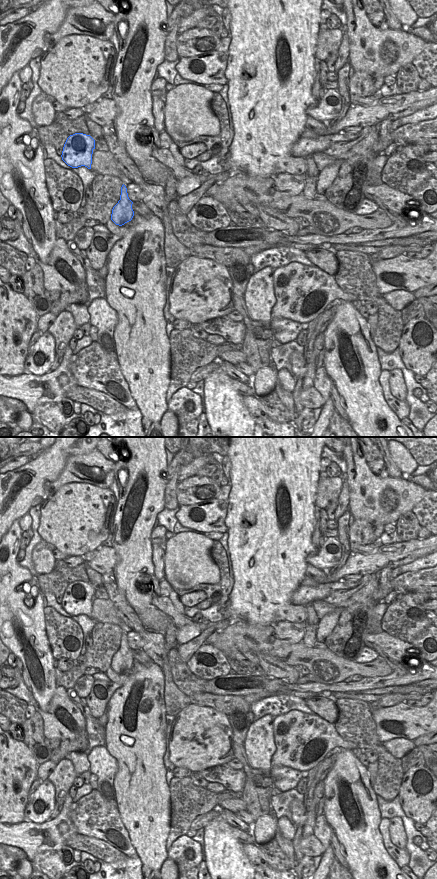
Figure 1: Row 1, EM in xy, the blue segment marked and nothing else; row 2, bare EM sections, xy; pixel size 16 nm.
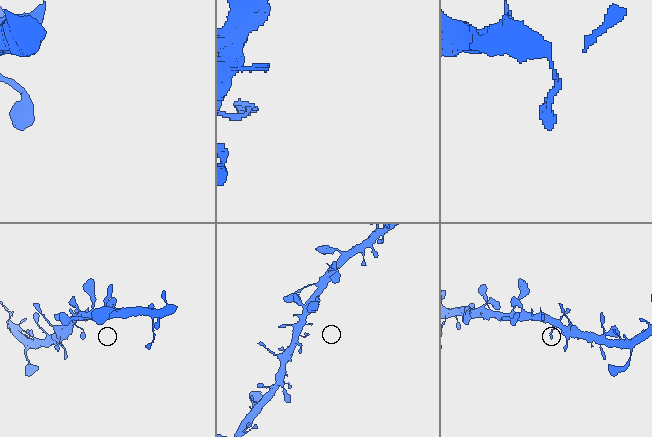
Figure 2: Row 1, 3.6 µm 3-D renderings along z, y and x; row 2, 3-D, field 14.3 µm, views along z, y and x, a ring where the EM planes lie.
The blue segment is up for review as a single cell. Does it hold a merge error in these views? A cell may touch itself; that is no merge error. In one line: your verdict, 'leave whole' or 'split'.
leave whole

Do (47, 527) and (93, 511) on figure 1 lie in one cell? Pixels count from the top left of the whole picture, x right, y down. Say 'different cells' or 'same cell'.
same cell

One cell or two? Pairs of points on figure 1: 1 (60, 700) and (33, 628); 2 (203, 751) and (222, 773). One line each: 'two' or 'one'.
1: two
2: two

